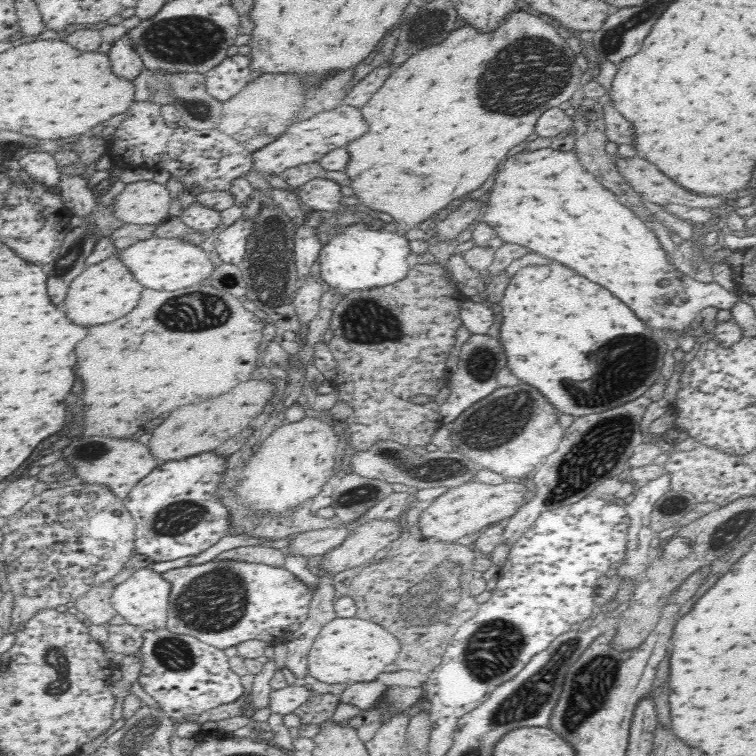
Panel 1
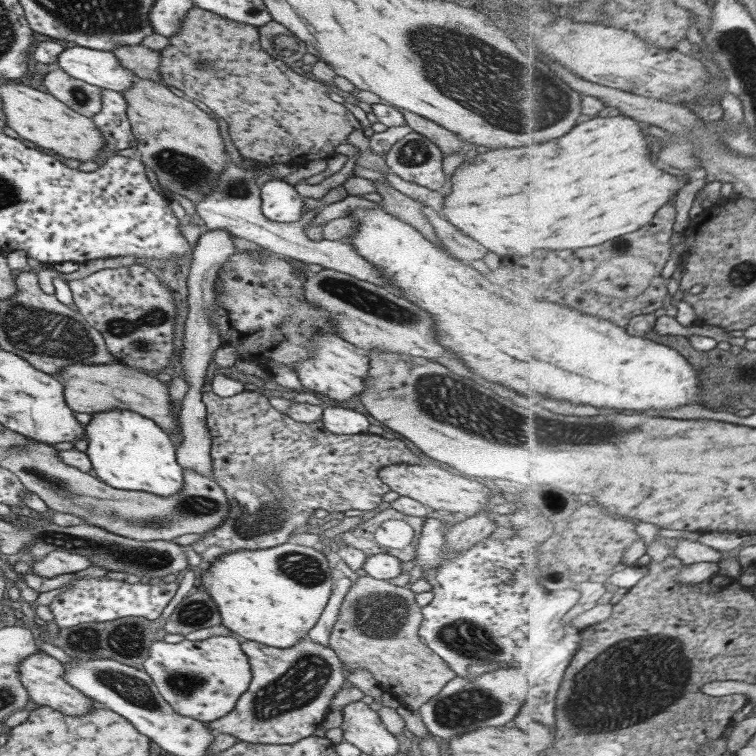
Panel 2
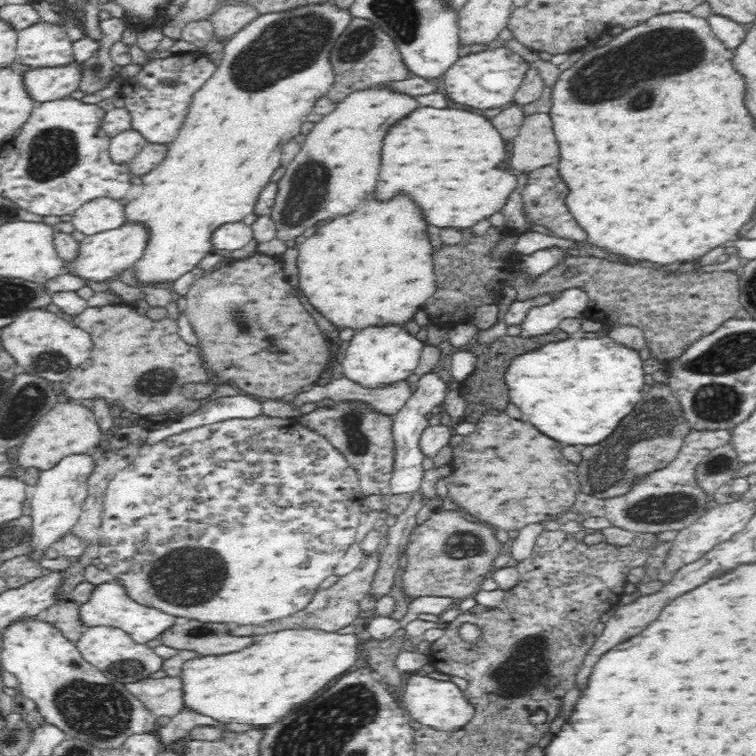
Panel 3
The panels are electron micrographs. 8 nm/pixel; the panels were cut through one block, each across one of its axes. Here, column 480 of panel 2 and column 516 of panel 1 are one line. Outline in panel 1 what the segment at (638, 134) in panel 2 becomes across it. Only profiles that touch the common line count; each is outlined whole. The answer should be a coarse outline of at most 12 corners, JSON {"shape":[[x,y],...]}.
{"shape":[[575,151],[520,152],[486,222],[684,330],[740,297],[682,275]]}

